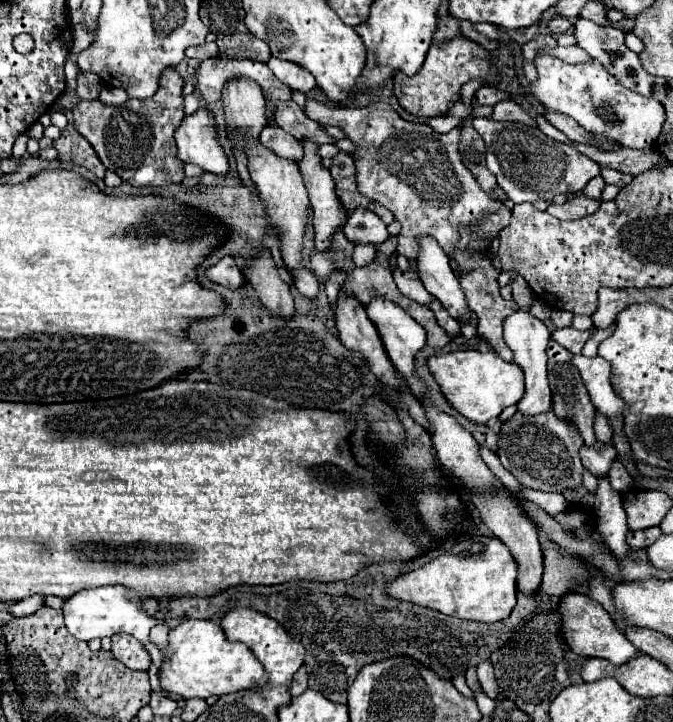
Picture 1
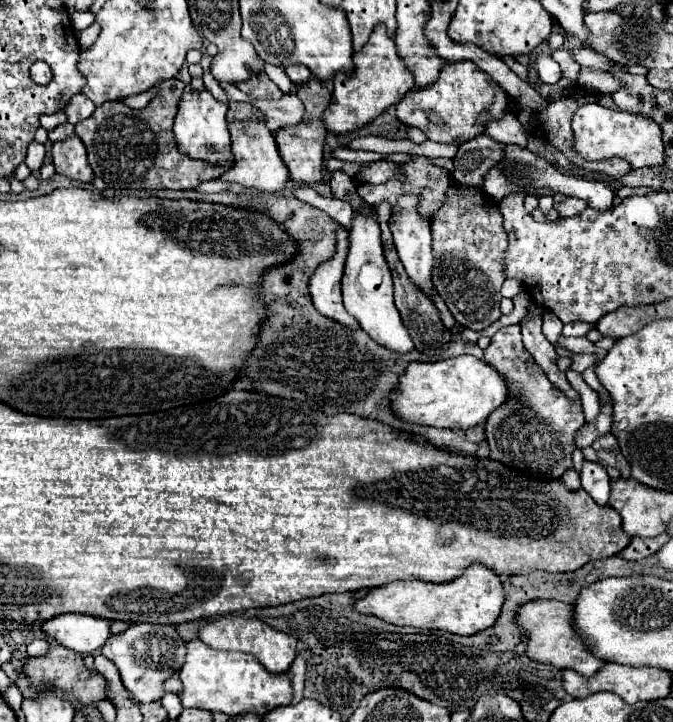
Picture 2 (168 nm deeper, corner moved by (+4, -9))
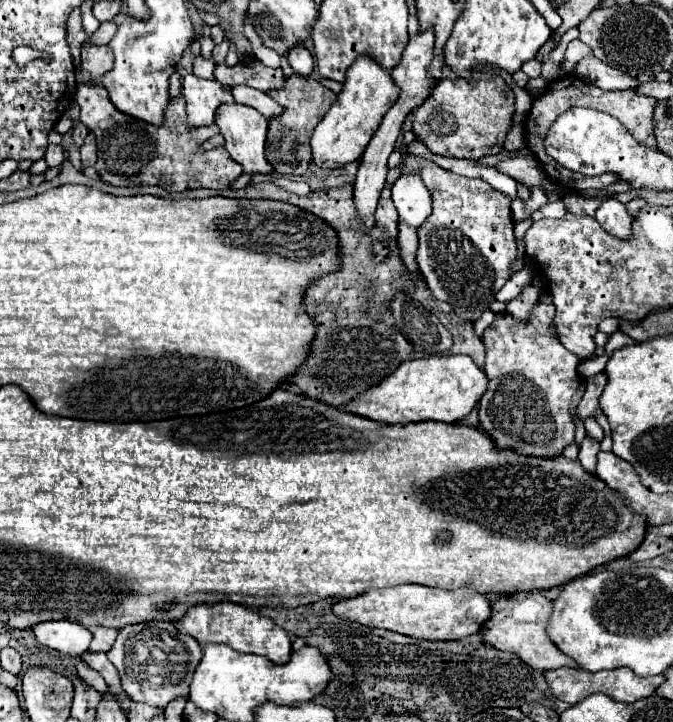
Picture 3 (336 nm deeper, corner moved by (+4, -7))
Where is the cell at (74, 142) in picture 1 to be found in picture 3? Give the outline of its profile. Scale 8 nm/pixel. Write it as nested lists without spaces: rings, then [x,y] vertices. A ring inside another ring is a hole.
[[[89,132],[89,136],[81,146],[81,162],[83,166],[95,166],[95,158],[97,158],[97,144],[93,140],[93,134]]]

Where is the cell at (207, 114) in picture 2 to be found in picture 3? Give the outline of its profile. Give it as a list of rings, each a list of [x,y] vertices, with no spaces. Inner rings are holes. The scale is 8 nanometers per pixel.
[[[195,74],[183,78],[183,96],[187,102],[189,126],[211,126],[215,122],[215,110],[221,104],[231,104],[233,96],[217,80],[203,80]]]

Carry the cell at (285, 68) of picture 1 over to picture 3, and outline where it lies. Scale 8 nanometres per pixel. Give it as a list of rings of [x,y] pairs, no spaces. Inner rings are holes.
[[[299,44],[297,48],[293,48],[287,54],[287,58],[289,58],[291,68],[297,74],[301,74],[301,76],[309,76],[311,74],[311,70],[313,70],[313,56],[311,56],[311,52],[303,44]]]

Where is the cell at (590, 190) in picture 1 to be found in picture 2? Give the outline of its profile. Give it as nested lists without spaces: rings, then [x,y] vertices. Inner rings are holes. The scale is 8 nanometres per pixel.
[[[565,198],[561,204],[555,204],[555,210],[563,216],[563,218],[569,218],[569,216],[575,216],[579,214],[581,210],[587,208],[587,202],[581,202],[579,198]]]

